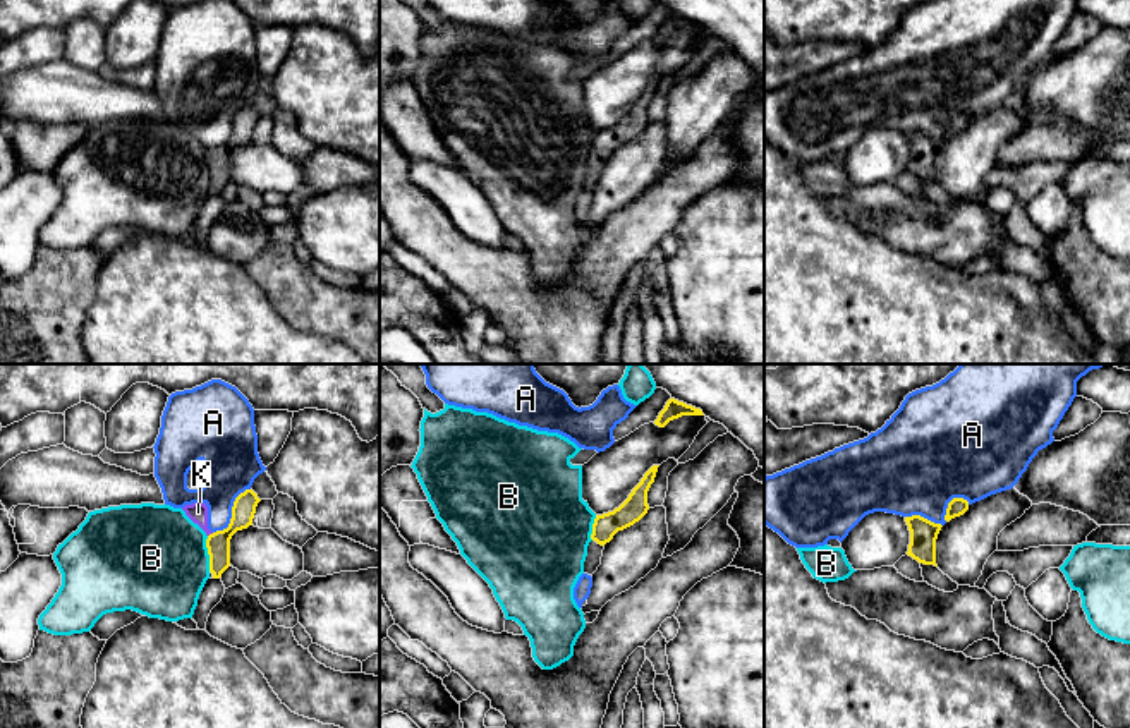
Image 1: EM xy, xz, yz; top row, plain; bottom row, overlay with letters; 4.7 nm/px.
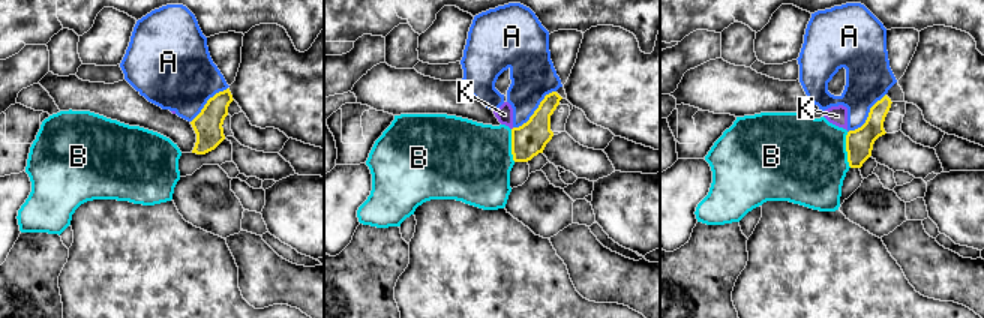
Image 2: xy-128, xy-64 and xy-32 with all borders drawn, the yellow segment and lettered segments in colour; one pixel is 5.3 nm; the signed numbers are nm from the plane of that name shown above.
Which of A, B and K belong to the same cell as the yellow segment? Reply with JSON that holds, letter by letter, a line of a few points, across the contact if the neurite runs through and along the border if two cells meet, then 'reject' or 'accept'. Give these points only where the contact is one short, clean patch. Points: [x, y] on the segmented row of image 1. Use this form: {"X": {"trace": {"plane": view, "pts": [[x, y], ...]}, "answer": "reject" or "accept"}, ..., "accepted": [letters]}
{"A": {"answer": "reject"}, "B": {"trace": {"plane": "xy", "pts": [[206, 536], [210, 570]]}, "answer": "reject"}, "K": {"trace": {"plane": "xy", "pts": [[213, 533], [208, 536]]}, "answer": "reject"}, "accepted": []}

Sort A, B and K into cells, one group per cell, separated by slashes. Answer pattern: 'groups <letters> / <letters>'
groups A K / B

